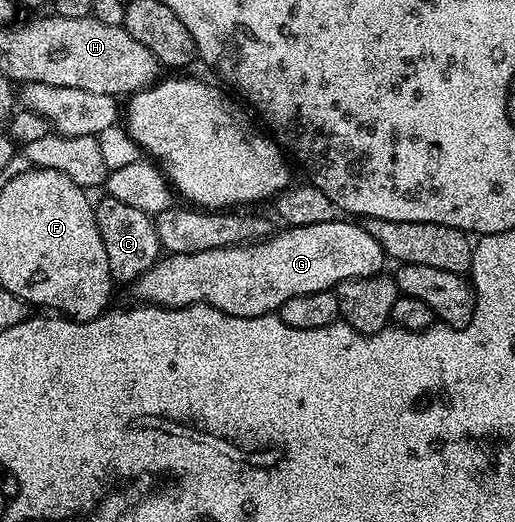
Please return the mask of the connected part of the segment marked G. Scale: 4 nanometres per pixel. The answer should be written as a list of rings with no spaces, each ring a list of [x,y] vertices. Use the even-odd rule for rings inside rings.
[[[337,220],[327,222],[326,224],[306,224],[305,226],[290,226],[273,233],[272,237],[263,242],[249,242],[243,246],[223,246],[222,248],[214,248],[210,252],[194,252],[193,254],[168,254],[161,257],[144,273],[141,278],[131,283],[130,290],[137,294],[141,303],[150,306],[213,306],[222,312],[226,312],[230,316],[242,316],[243,318],[253,318],[254,316],[262,316],[279,311],[282,304],[286,304],[286,300],[294,300],[294,296],[306,296],[310,292],[322,292],[323,290],[332,290],[340,285],[341,282],[350,280],[351,278],[373,278],[376,274],[381,273],[385,269],[386,255],[384,249],[378,244],[378,240],[374,240],[374,236],[370,236],[370,232],[366,232],[366,228],[356,220]]]

